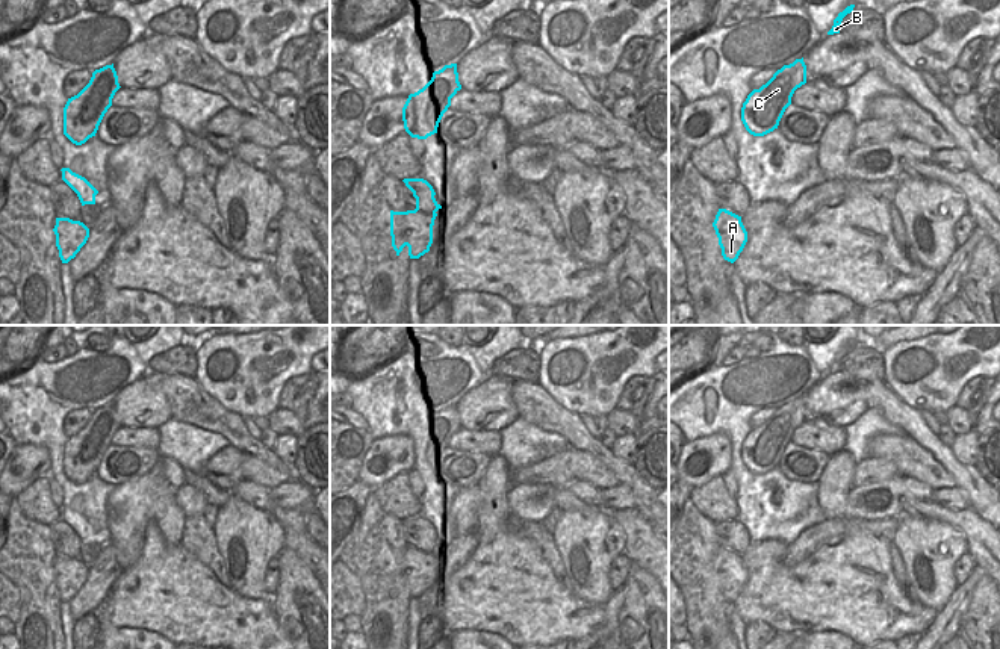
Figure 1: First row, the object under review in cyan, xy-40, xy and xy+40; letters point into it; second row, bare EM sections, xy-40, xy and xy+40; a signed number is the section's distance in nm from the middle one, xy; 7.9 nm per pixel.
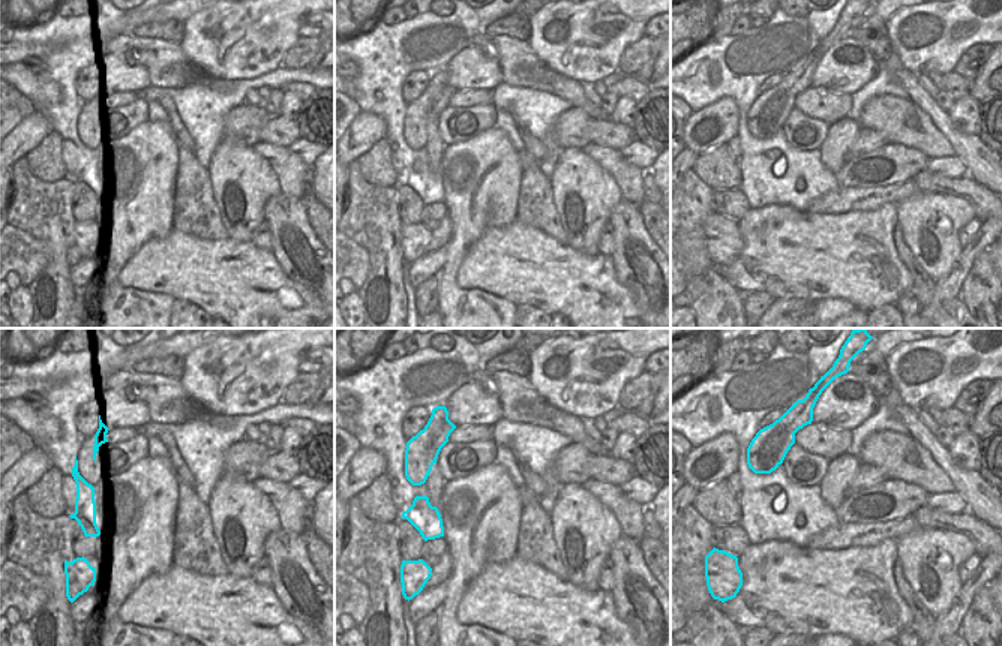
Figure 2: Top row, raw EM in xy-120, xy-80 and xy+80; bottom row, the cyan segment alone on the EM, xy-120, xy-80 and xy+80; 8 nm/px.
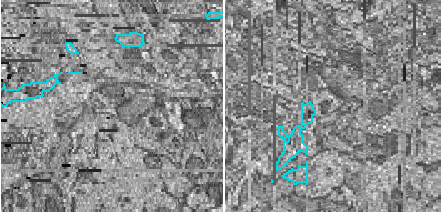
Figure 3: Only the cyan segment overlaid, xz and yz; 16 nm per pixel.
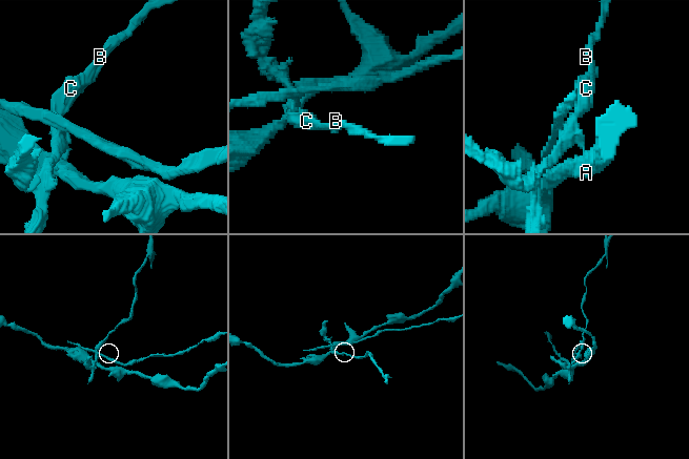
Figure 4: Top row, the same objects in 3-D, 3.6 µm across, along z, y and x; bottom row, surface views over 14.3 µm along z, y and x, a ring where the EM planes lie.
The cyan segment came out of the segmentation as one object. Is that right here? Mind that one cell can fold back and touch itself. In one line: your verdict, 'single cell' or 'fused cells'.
fused cells

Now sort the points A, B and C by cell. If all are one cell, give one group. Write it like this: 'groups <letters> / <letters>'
groups A / B C

